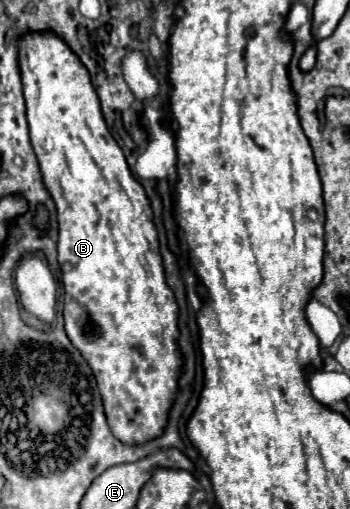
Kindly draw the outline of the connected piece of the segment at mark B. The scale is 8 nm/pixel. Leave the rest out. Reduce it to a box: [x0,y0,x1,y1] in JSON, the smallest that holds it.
[20,31,182,445]

